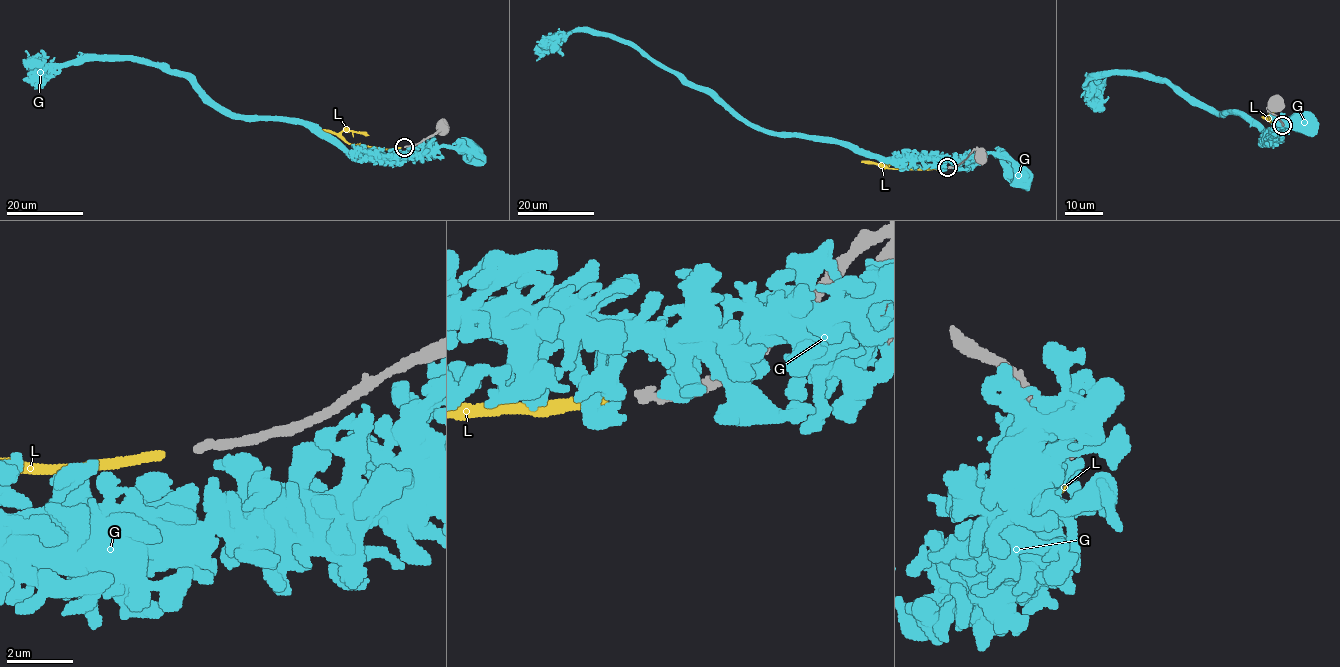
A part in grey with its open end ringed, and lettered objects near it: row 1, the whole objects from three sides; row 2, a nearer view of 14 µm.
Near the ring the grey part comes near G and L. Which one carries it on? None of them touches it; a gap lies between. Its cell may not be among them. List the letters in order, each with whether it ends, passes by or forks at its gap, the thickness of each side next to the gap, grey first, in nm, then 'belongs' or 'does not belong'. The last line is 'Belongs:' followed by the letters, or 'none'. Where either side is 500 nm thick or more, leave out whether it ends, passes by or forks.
G: it ends; calibres 320 and 440 nm; does not belong
L: it ends; calibres 320 and 280 nm; belongs
Belongs: L

